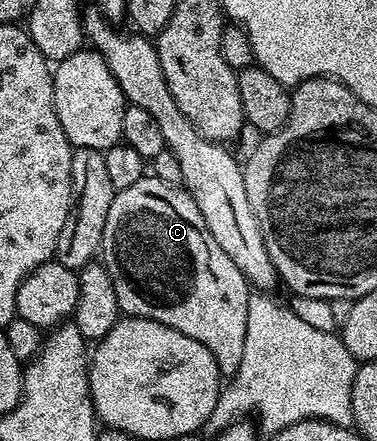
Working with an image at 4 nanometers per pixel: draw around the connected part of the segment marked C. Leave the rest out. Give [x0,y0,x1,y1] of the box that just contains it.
[100,173,250,376]

